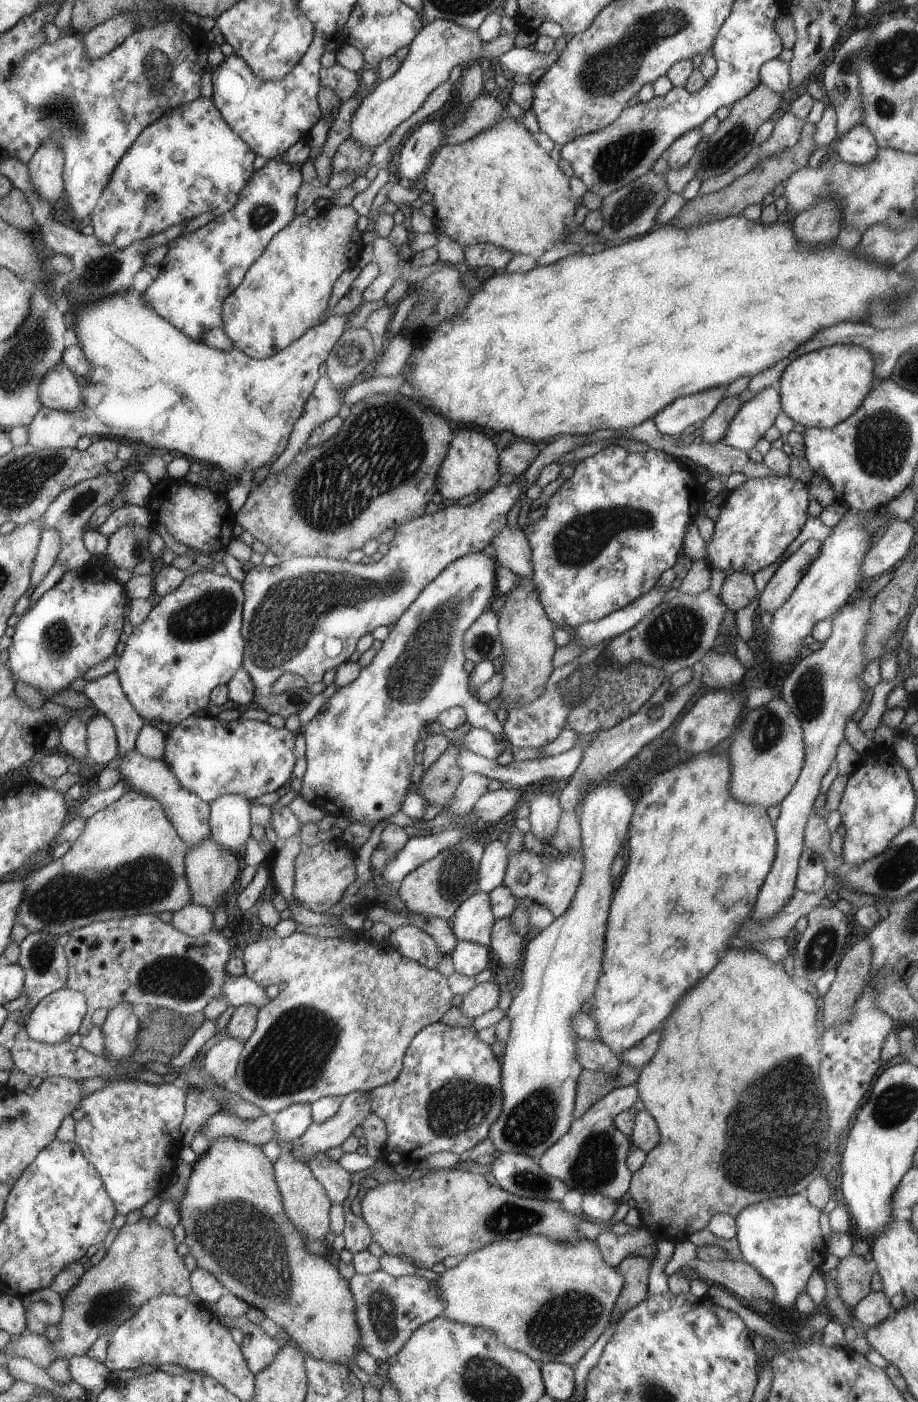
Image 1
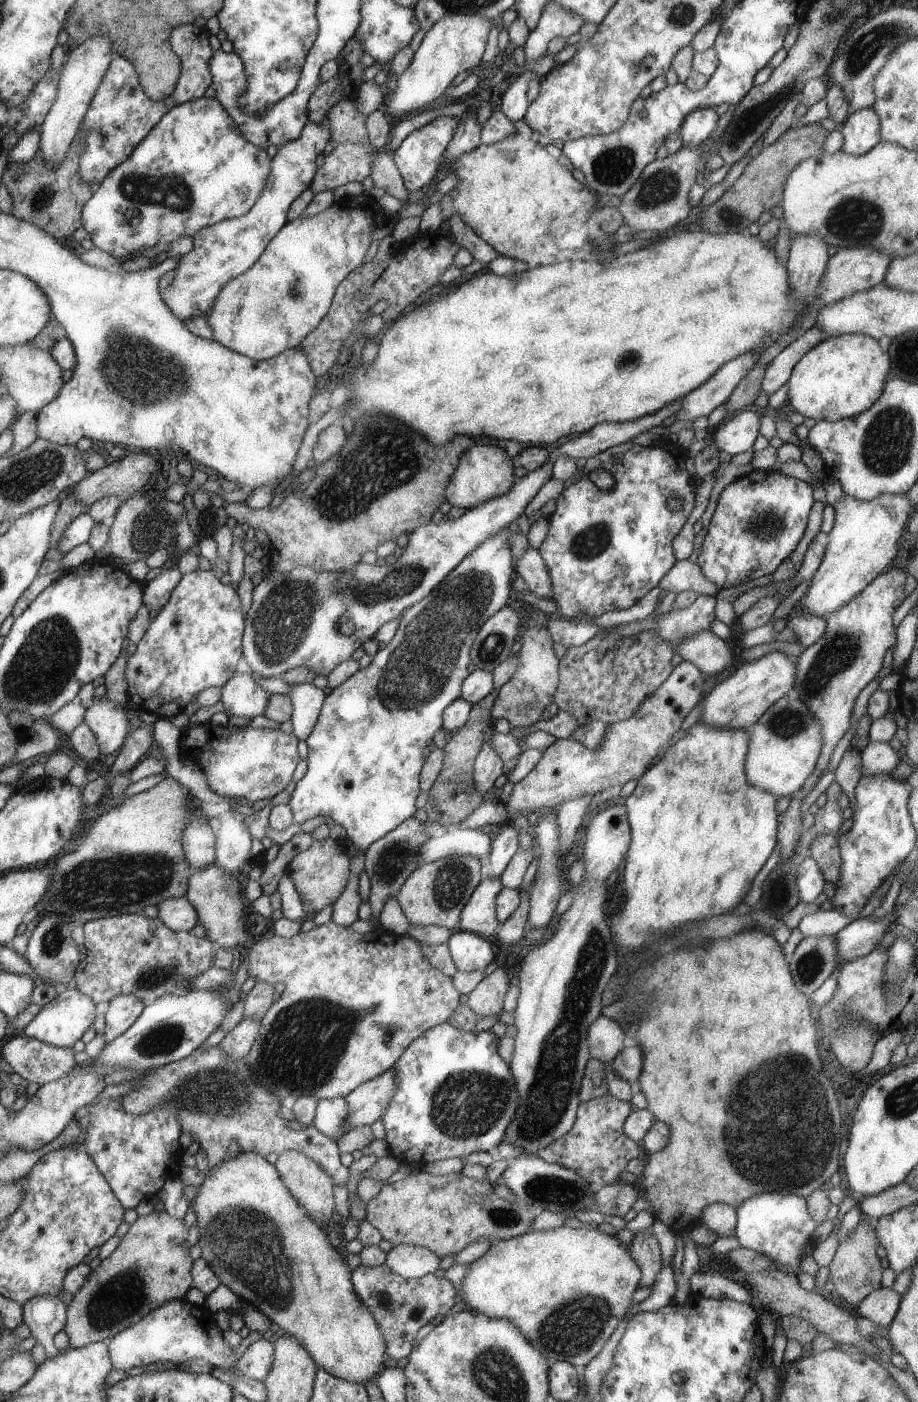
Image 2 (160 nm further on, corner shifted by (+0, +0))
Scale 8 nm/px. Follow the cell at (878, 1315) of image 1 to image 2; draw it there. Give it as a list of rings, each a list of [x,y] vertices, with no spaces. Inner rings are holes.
[[[880,1287],[871,1292],[858,1304],[858,1314],[872,1320],[874,1324],[889,1328],[891,1322],[895,1320],[896,1313],[899,1312],[902,1297],[892,1287]]]

